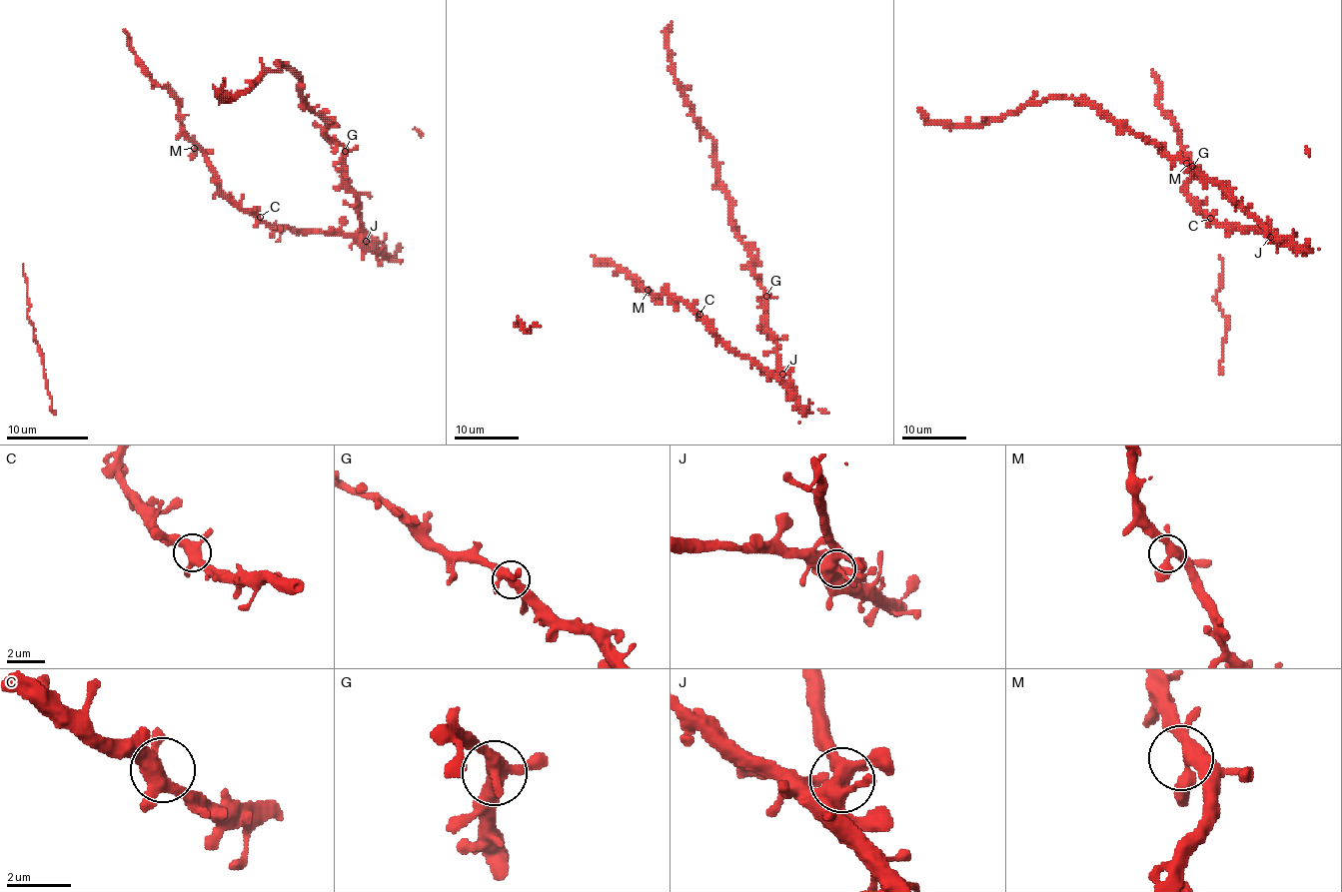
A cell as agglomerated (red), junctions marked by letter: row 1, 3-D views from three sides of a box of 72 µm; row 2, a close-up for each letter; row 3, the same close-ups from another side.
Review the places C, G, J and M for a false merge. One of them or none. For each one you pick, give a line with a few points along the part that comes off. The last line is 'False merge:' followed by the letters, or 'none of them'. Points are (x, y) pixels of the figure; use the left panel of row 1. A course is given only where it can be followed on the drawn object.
False merge: none of them

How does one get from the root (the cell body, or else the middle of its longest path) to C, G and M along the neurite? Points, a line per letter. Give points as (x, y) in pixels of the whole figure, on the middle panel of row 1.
C: (761, 366), (737, 356), (699, 314)
G: (761, 366), (774, 374), (781, 371), (777, 339), (766, 326), (766, 295)
M: (761, 366), (737, 356), (702, 319), (668, 290), (661, 295), (648, 290)

